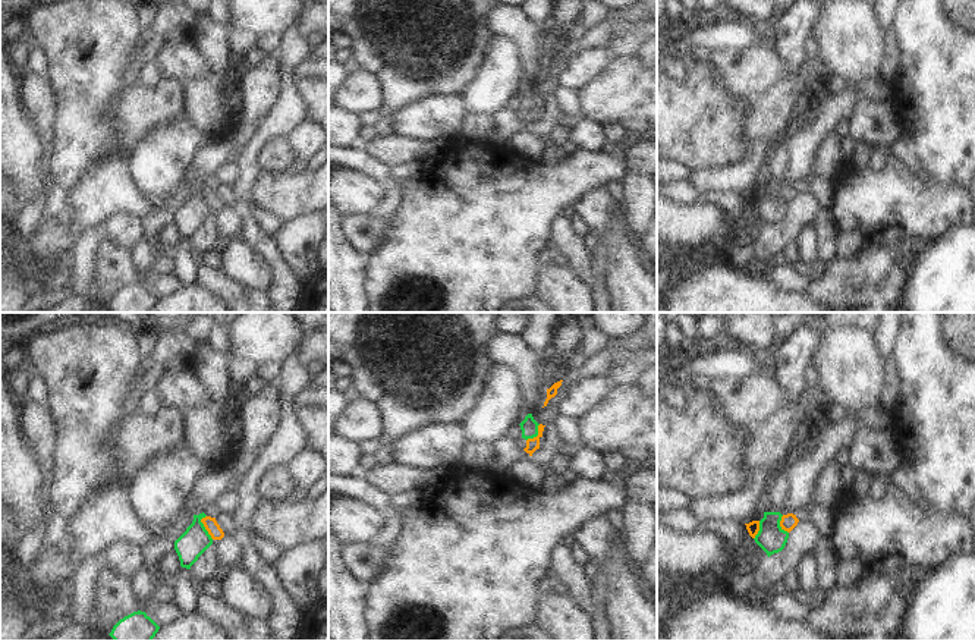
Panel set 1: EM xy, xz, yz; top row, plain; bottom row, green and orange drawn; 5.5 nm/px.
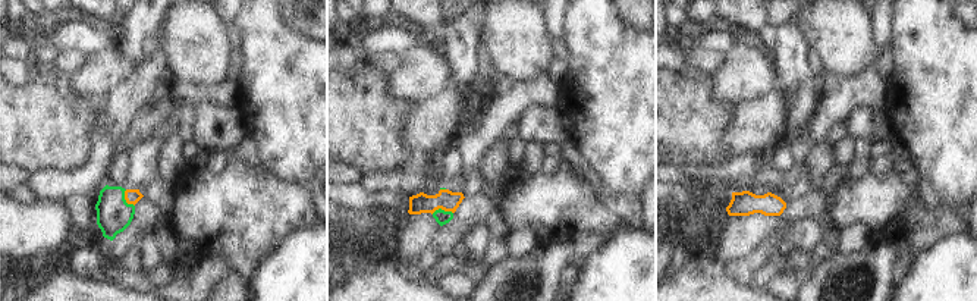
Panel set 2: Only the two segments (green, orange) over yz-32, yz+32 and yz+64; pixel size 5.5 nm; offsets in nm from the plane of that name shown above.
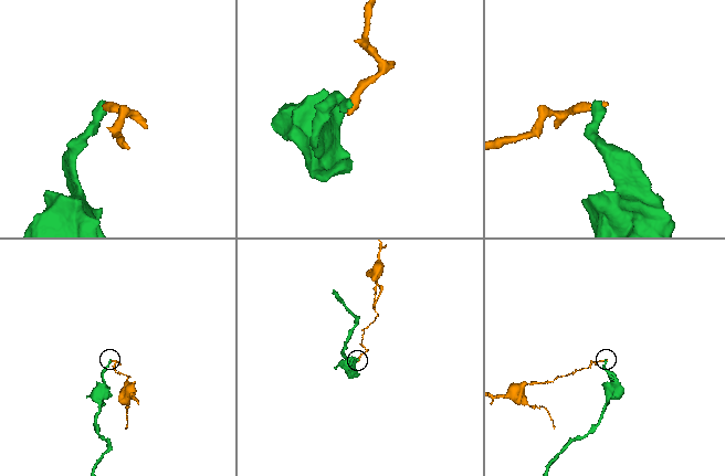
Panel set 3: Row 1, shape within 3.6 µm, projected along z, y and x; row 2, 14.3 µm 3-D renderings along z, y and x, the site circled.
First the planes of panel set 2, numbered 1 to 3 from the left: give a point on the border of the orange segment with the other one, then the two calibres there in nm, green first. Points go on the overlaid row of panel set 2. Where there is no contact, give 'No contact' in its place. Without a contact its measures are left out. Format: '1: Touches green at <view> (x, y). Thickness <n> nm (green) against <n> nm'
1: Touches green at yz-32 (125, 200). Thickness 190 nm (green) against 80 nm
2: Touches green at yz+32 (442, 210). Thickness 80 nm (green) against 120 nm
3: No contact.

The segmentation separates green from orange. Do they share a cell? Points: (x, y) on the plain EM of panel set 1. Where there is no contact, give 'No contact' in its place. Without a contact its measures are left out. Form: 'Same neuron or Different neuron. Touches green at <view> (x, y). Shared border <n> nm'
Different neuron. Touches green at xy (204, 198). Shared border 140 nm.

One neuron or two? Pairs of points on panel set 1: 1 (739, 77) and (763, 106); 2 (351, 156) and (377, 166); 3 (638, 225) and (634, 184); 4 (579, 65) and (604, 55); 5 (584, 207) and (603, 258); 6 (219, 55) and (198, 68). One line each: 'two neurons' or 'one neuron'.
1: two neurons
2: one neuron
3: one neuron
4: one neuron
5: one neuron
6: two neurons

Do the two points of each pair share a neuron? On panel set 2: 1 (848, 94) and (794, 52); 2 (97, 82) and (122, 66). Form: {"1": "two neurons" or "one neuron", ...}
{"1": "two neurons", "2": "one neuron"}

